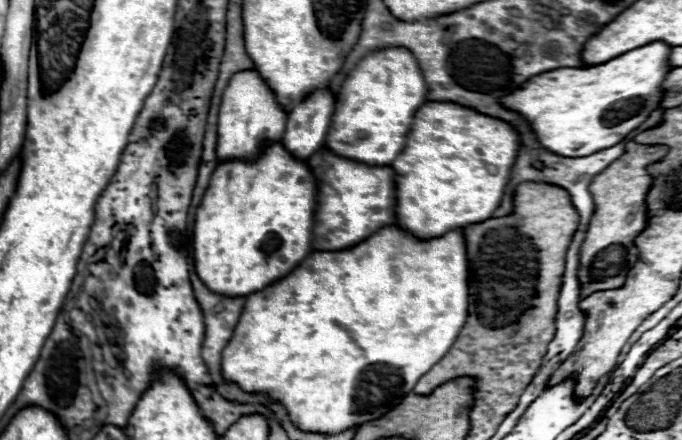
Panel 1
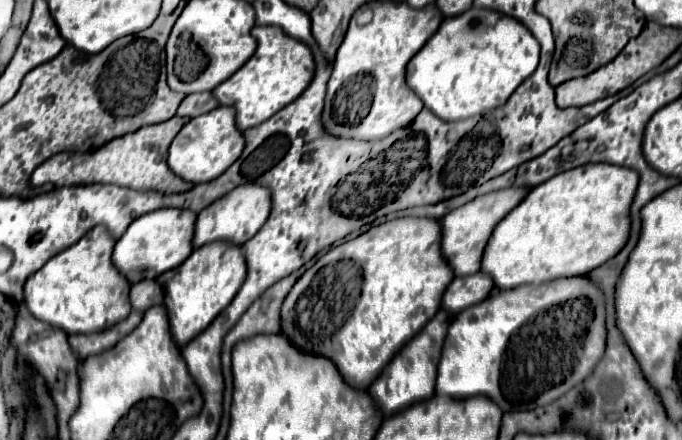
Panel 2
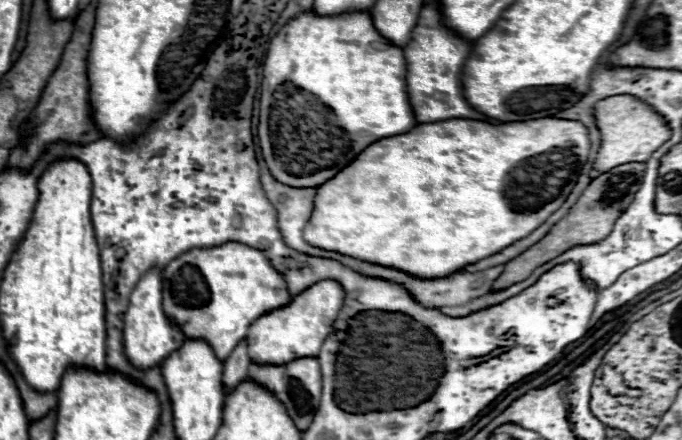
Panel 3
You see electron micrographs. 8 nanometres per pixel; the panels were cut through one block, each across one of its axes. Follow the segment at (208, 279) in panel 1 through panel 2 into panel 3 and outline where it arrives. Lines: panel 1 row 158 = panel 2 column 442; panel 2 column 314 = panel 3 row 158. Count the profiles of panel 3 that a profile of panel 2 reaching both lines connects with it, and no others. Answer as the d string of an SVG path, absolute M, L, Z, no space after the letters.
M312 10L290 20L272 40L264 60L258 144L268 172L292 188L318 188L346 168L368 144L398 136L416 126L406 92L402 50L388 44L372 26L370 12L322 18Z

